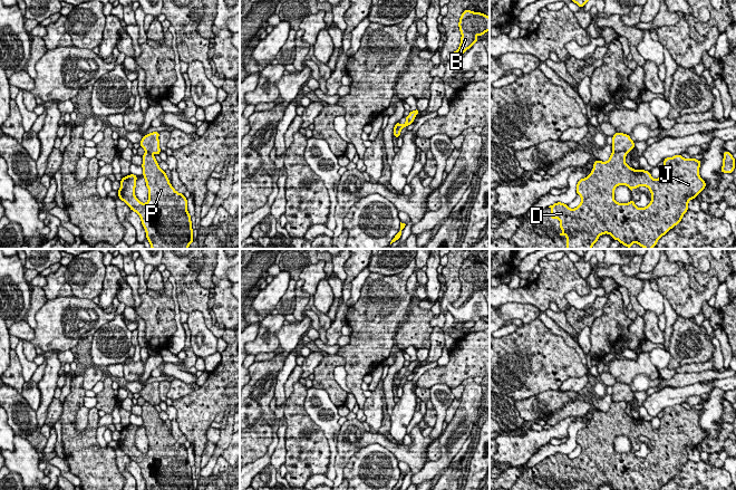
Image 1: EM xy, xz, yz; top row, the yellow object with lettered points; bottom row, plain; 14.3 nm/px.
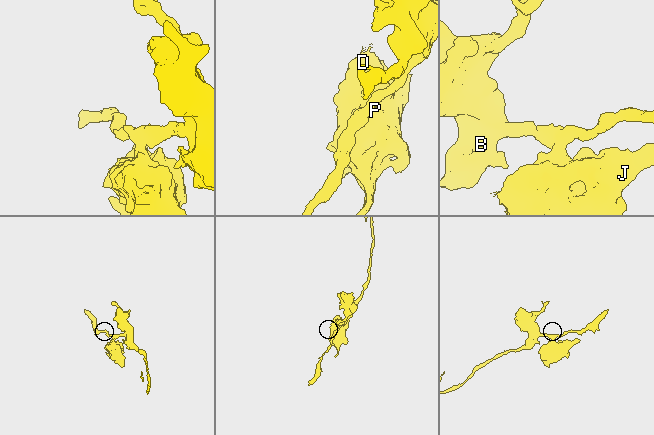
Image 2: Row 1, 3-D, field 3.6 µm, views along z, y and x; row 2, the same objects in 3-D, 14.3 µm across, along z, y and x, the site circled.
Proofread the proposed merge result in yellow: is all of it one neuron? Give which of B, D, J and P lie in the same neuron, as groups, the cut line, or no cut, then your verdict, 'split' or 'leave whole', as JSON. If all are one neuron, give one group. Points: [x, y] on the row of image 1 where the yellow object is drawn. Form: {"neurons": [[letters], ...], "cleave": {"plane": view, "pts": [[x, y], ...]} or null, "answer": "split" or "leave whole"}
{"neurons": [["B"], ["D", "J", "P"]], "cleave": {"plane": "yz", "pts": [[613, 151], [622, 151], [626, 154]]}, "answer": "split"}

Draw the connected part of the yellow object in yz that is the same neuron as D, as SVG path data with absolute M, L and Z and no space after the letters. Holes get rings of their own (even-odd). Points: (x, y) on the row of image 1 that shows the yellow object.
M612 152L607 162L594 161L591 173L577 183L577 194L581 196L581 203L577 208L570 209L568 204L561 202L549 206L551 209L551 220L560 220L560 229L563 231L560 236L566 237L566 249L592 249L598 238L604 233L611 234L612 240L619 240L621 244L629 249L635 242L645 249L652 249L662 236L680 223L684 214L688 211L688 202L706 188L706 182L699 176L701 161L694 157L687 160L680 154L666 157L664 166L660 169L660 176L655 180L649 171L630 167L624 162L626 156L624 152ZM618 185L627 185L631 191L633 188L638 189L643 185L650 190L651 202L646 208L637 208L633 200L629 203L618 203L614 201L614 189Z

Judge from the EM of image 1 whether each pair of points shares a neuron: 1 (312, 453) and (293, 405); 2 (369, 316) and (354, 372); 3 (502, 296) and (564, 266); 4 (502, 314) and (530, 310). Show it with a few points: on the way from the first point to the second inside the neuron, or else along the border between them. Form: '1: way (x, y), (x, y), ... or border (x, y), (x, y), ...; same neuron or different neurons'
1: way (304, 441), (299, 433), (297, 418); same neuron
2: way (369, 329), (369, 346), (360, 358); same neuron
3: way (517, 295), (536, 294), (549, 281); same neuron
4: way (509, 311), (523, 311); same neuron

